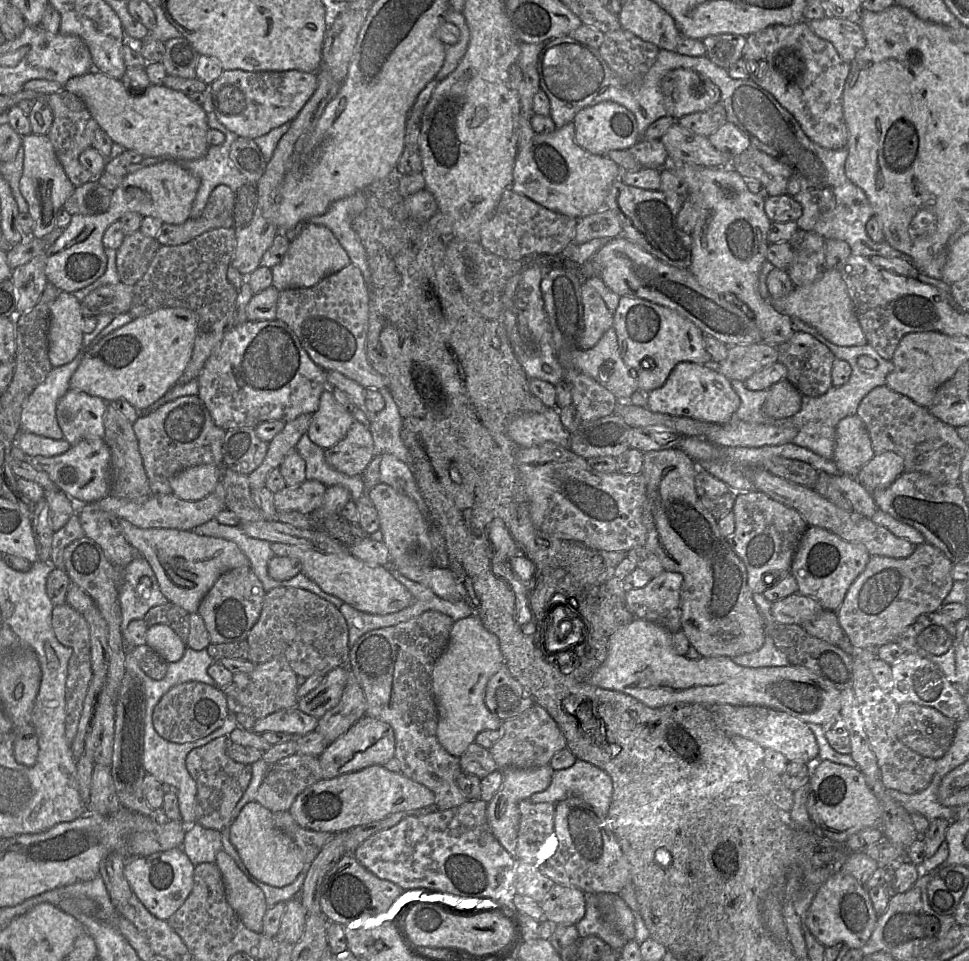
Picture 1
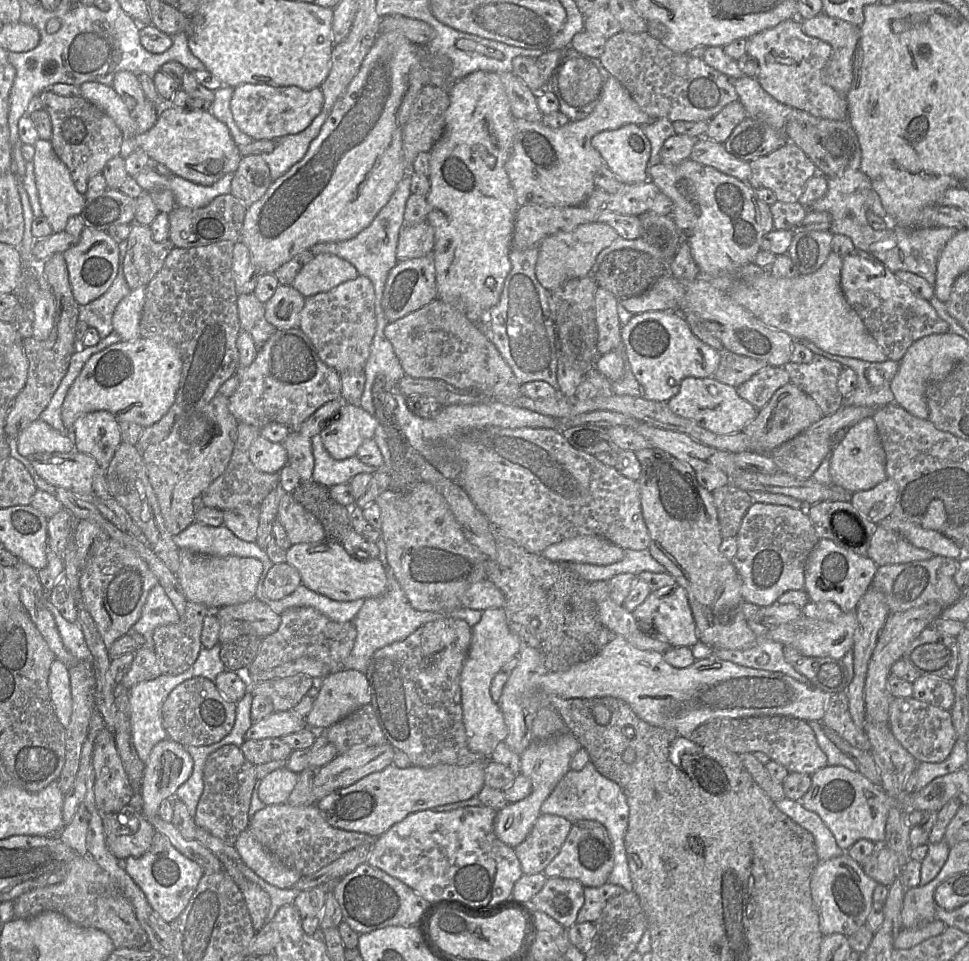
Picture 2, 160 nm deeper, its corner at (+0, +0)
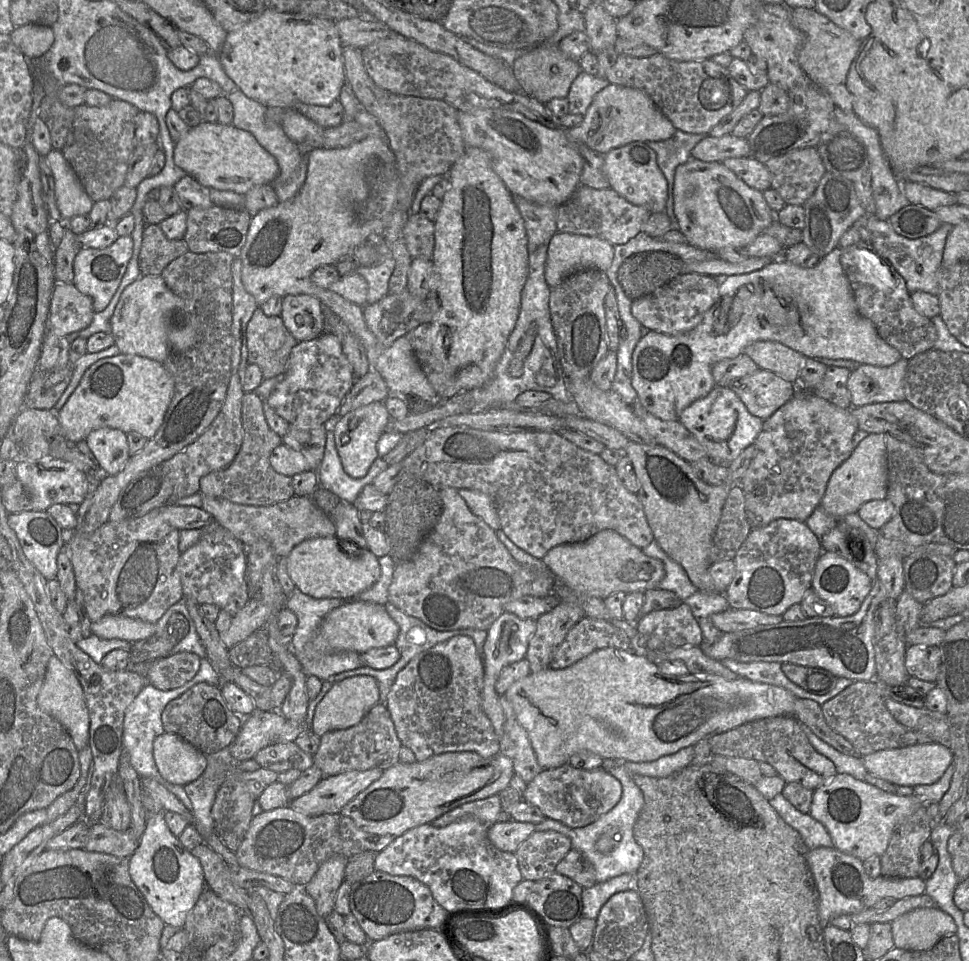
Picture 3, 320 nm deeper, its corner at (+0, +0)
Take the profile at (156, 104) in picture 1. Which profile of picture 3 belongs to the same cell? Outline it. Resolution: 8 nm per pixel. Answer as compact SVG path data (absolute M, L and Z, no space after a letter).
M201 121L175 143L174 162L201 185L245 195L252 187L271 184L280 173L275 157L248 131L231 125Z

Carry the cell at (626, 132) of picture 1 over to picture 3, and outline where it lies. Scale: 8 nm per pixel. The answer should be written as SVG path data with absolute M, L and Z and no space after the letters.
M631 142L606 153L604 172L610 187L631 204L646 207L650 213L665 211L667 181L657 165L655 152L645 142Z

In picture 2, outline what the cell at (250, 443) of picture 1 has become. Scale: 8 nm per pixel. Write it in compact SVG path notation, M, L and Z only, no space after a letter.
M259 435L249 447L249 459L260 471L278 473L288 465L286 449L281 442L271 442Z

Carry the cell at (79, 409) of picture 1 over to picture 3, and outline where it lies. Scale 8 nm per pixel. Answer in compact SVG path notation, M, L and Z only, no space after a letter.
M103 427L91 431L84 440L106 475L120 472L130 458L126 434Z

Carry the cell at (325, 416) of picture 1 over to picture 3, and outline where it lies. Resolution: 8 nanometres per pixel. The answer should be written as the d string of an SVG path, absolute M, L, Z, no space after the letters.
M372 402L352 410L343 417L330 418L328 431L333 433L335 447L347 475L352 478L366 476L370 466L378 458L377 442L390 419L383 402Z

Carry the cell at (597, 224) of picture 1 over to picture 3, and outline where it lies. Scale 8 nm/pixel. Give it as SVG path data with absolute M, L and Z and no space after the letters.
M557 232L552 237L545 263L548 286L557 286L571 273L595 268L606 272L614 258L614 246L597 237Z

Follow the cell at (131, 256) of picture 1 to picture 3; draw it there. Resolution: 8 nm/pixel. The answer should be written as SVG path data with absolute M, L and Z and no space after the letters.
M157 224L146 225L138 258L141 276L160 275L171 261L188 251L184 239L170 240Z

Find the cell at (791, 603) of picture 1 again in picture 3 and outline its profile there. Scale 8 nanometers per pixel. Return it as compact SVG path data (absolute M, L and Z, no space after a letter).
M728 609L714 614L711 620L722 633L730 633L755 628L757 626L776 624L783 620L781 615L771 615L748 609Z

